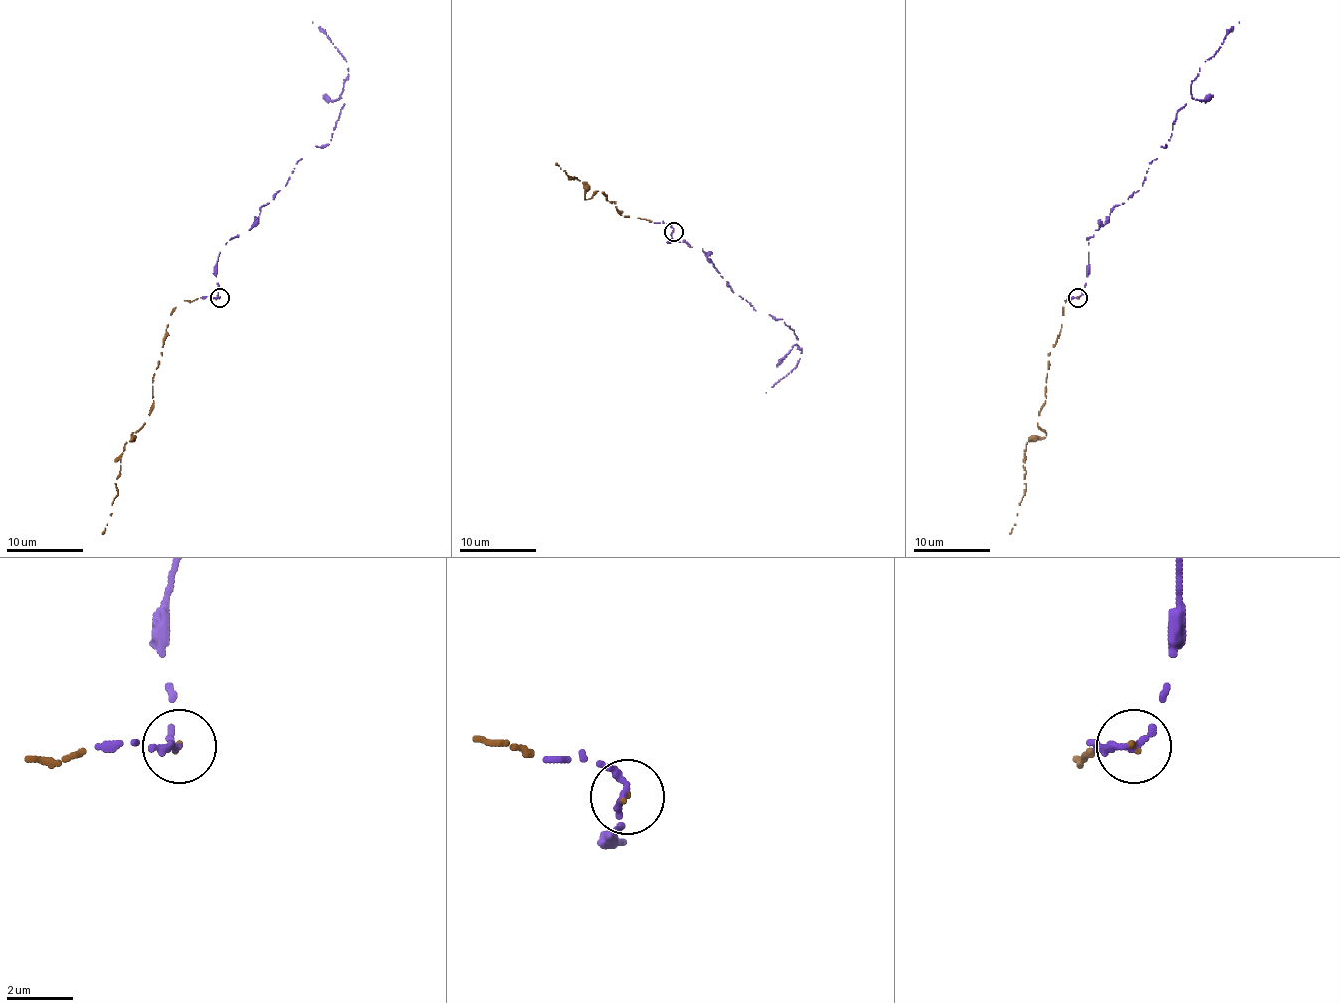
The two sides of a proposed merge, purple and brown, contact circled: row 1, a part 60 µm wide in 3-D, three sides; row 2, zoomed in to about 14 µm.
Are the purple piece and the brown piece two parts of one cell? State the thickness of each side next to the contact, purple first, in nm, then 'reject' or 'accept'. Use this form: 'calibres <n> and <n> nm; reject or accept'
calibres 280 and 110 nm; accept

